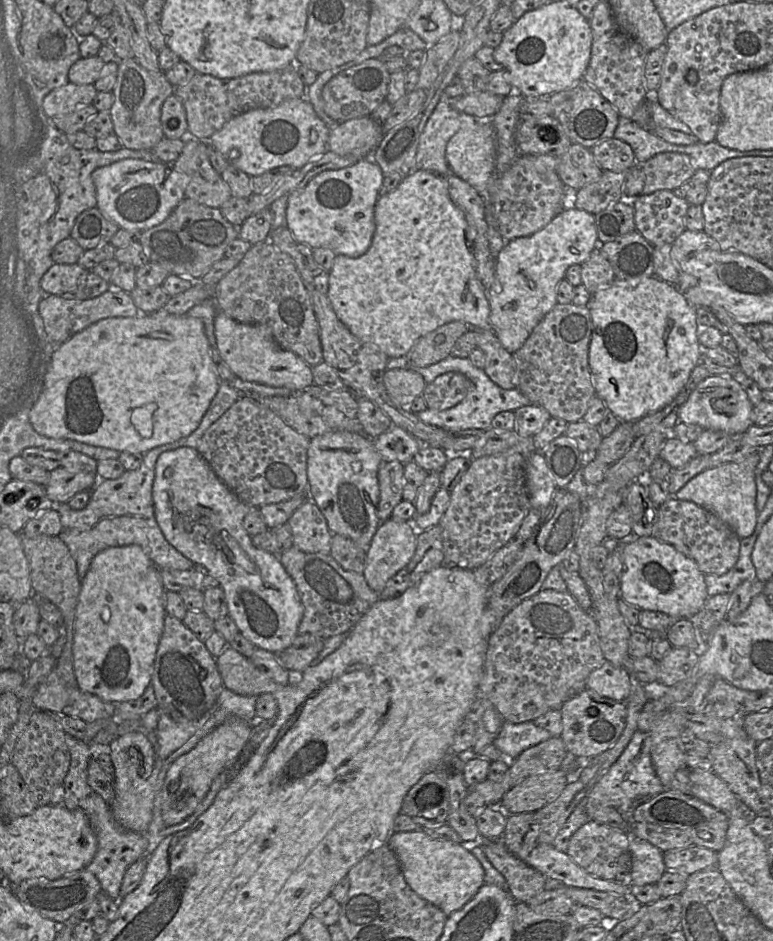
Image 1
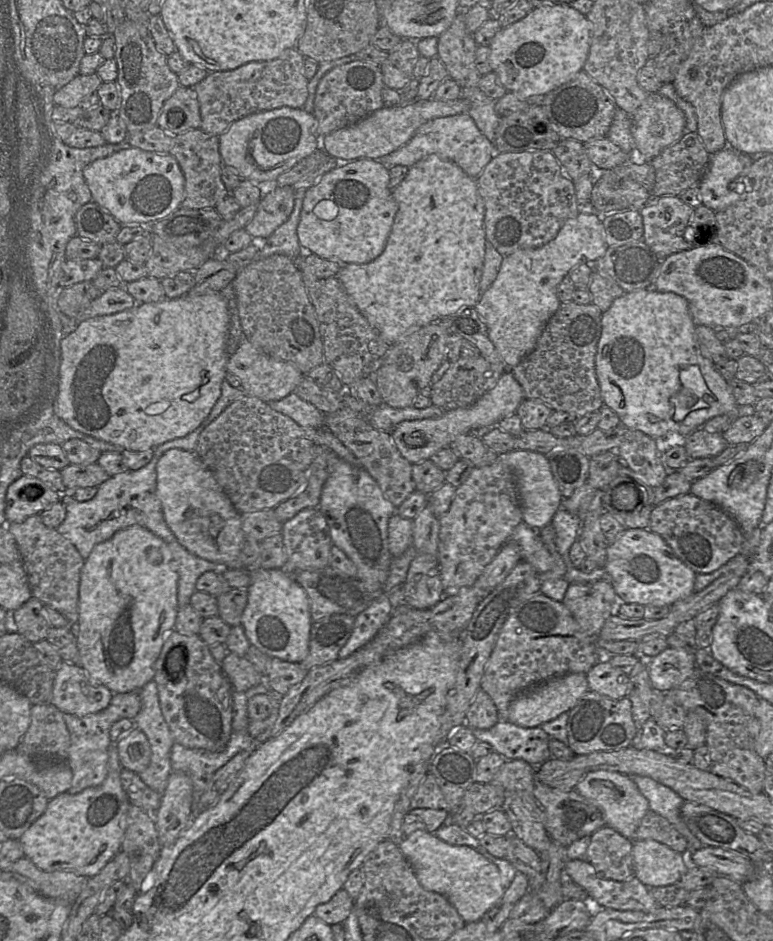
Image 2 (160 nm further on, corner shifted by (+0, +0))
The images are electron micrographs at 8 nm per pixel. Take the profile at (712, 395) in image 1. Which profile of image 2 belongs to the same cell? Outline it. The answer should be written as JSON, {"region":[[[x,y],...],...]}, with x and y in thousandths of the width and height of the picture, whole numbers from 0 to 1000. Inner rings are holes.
{"region":[[[834,306],[807,311],[803,316],[796,318],[789,327],[779,334],[779,352],[772,368],[770,392],[781,430],[798,439],[802,451],[815,457],[831,458],[845,467],[856,465],[864,459],[876,459],[887,464],[897,458],[908,455],[917,445],[944,439],[956,433],[943,406],[925,392],[924,386],[909,378],[906,372],[900,356],[900,344],[894,336],[890,320],[871,310],[854,310]],[[912,420],[924,421],[924,426],[918,430],[908,425]]]}

